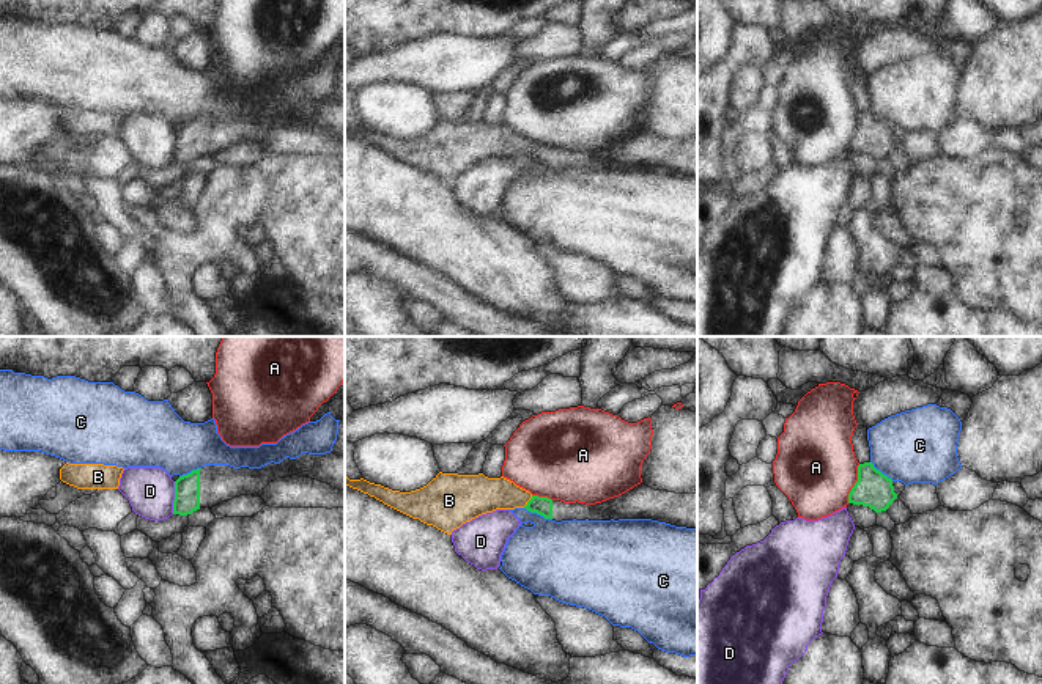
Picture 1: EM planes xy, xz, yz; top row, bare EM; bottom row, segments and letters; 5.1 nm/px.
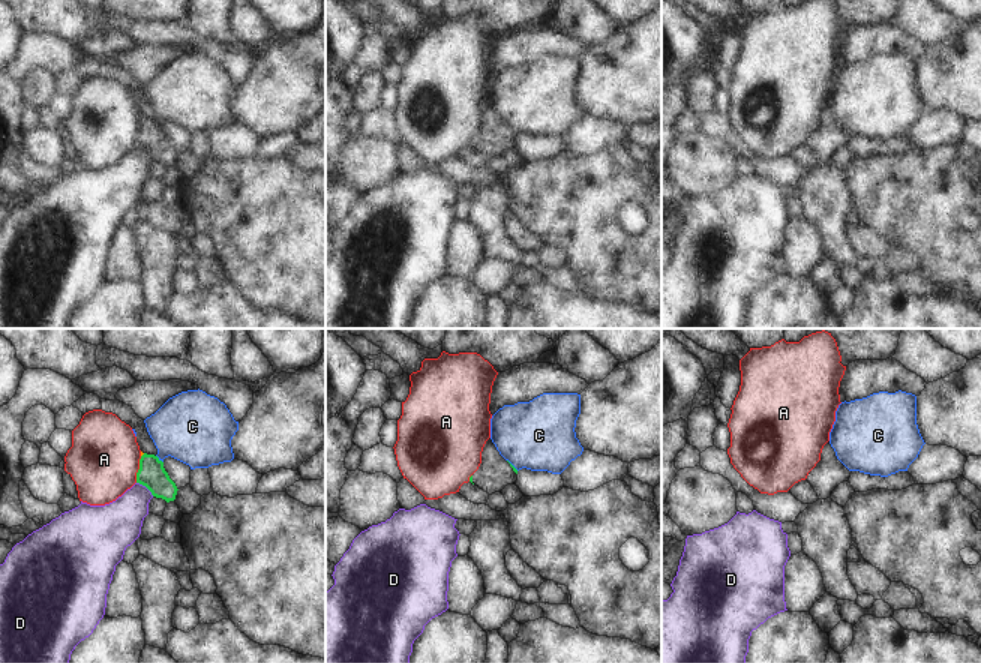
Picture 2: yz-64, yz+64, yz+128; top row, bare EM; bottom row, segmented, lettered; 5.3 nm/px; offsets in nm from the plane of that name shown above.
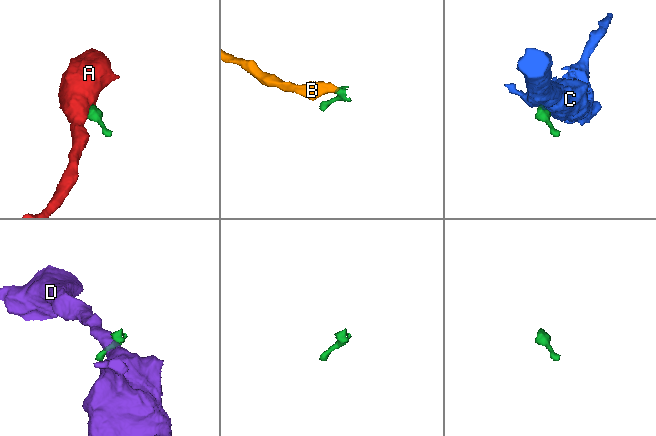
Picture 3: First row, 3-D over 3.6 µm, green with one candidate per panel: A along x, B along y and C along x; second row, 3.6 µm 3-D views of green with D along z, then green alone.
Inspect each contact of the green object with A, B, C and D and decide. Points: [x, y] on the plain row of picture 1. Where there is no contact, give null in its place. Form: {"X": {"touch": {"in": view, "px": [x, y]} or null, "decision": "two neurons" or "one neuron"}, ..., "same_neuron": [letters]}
{"A": {"touch": {"in": "yz", "px": [855, 131]}, "decision": "two neurons"}, "B": {"touch": {"in": "xz", "px": [528, 150]}, "decision": "one neuron"}, "C": {"touch": {"in": "xz", "px": [539, 161]}, "decision": "two neurons"}, "D": {"touch": {"in": "xy", "px": [175, 145]}, "decision": "two neurons"}, "same_neuron": ["B"]}

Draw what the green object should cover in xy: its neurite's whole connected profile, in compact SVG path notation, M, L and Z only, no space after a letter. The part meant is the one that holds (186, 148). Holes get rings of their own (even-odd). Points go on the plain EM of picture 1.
M302 101L296 107L261 116L233 116L230 113L205 113L175 129L173 162L187 164L200 156L212 156L239 143L255 143L271 129L285 124L309 124L345 138L345 105L334 101Z

